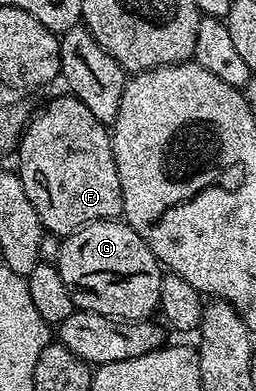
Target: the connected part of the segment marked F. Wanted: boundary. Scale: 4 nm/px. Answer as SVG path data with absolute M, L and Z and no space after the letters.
M63 92L35 119L26 123L19 139L17 173L25 184L25 196L37 208L46 233L66 236L77 233L90 222L123 218L121 180L113 160L108 127L81 100Z

